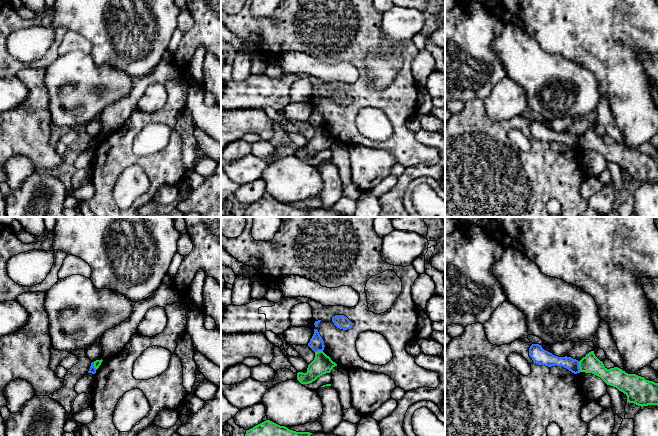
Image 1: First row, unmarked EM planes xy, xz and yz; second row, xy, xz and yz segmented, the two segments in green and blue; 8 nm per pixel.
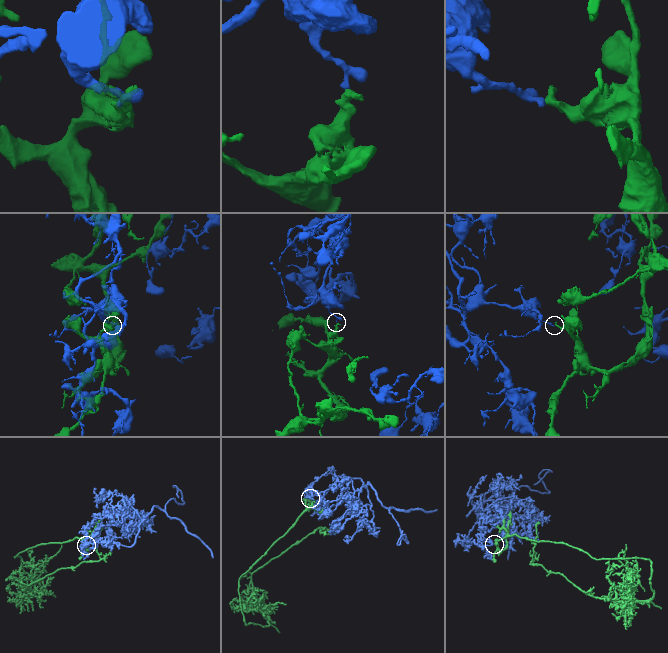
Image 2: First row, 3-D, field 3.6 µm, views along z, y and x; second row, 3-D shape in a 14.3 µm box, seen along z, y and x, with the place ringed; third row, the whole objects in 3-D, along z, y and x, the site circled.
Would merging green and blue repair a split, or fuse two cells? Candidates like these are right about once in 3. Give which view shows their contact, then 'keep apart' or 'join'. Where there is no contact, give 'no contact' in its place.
contact in yz; keep apart

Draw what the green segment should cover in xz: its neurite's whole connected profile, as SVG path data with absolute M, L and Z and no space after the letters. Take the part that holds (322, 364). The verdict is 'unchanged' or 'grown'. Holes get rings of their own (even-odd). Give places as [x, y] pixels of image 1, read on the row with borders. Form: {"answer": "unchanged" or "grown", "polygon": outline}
{"answer": "unchanged", "polygon": "M323 351L315 352L314 360L308 365L307 372L298 372L297 380L301 384L309 384L315 381L318 377L330 373L337 366Z"}

